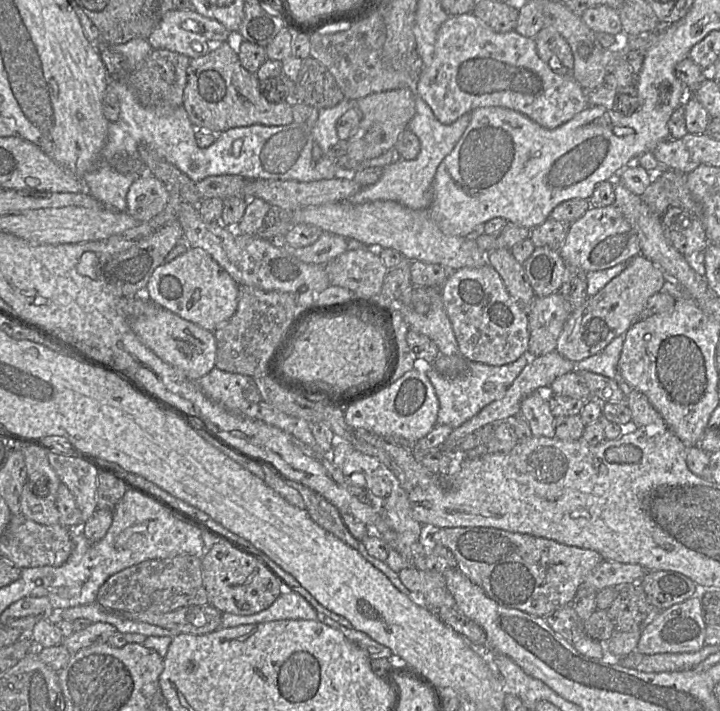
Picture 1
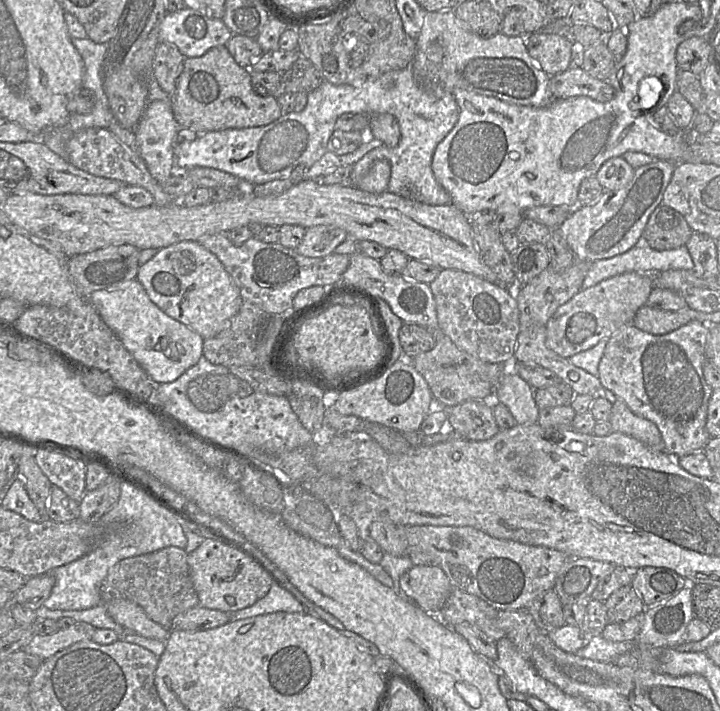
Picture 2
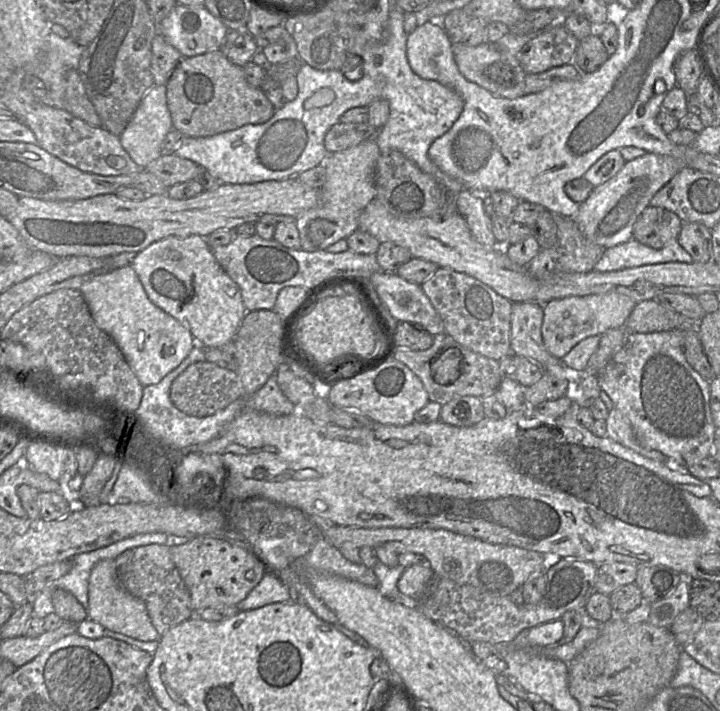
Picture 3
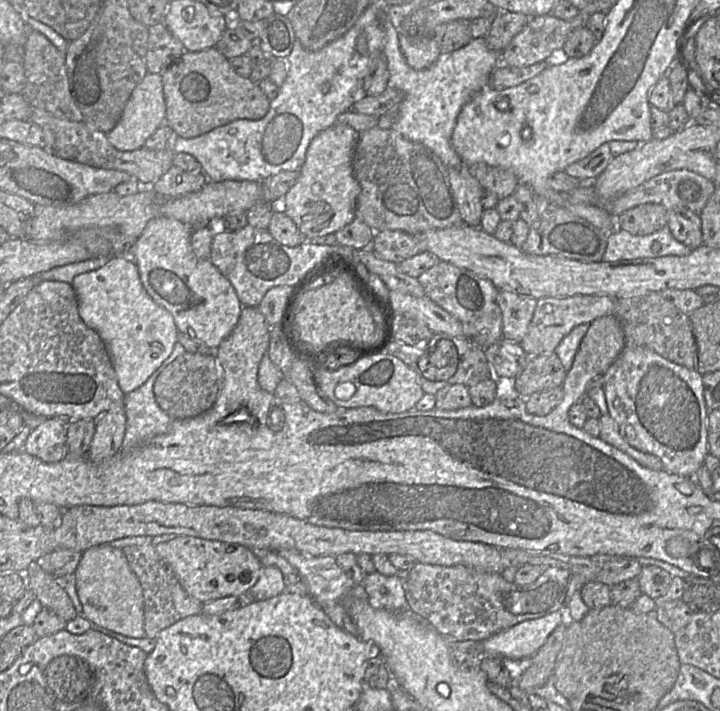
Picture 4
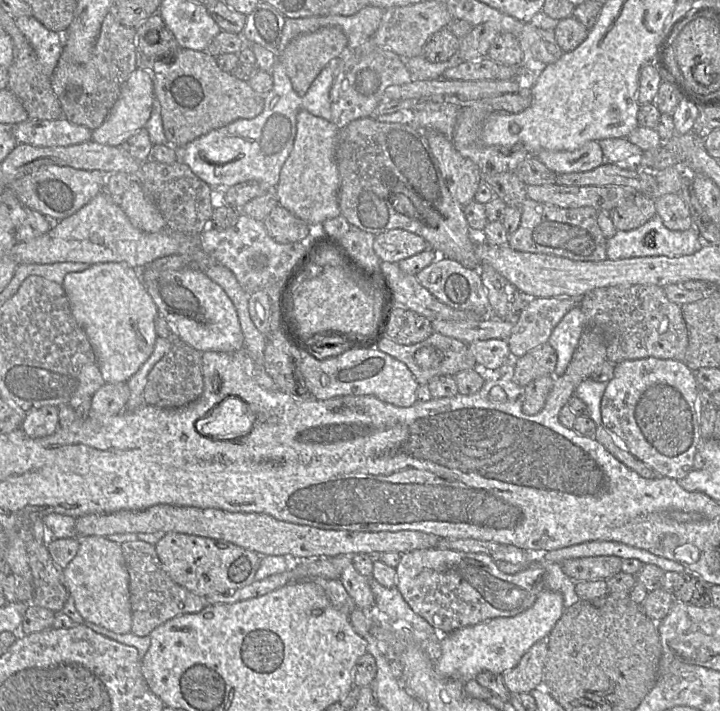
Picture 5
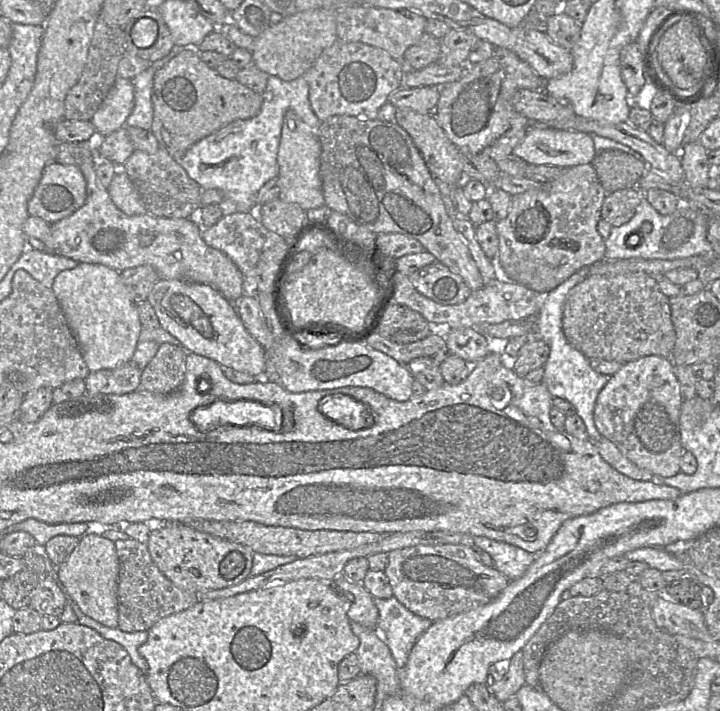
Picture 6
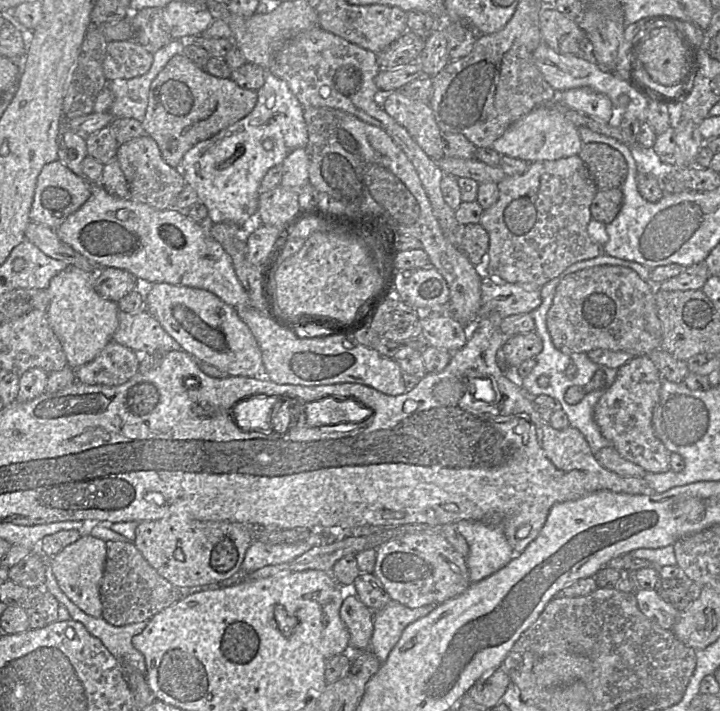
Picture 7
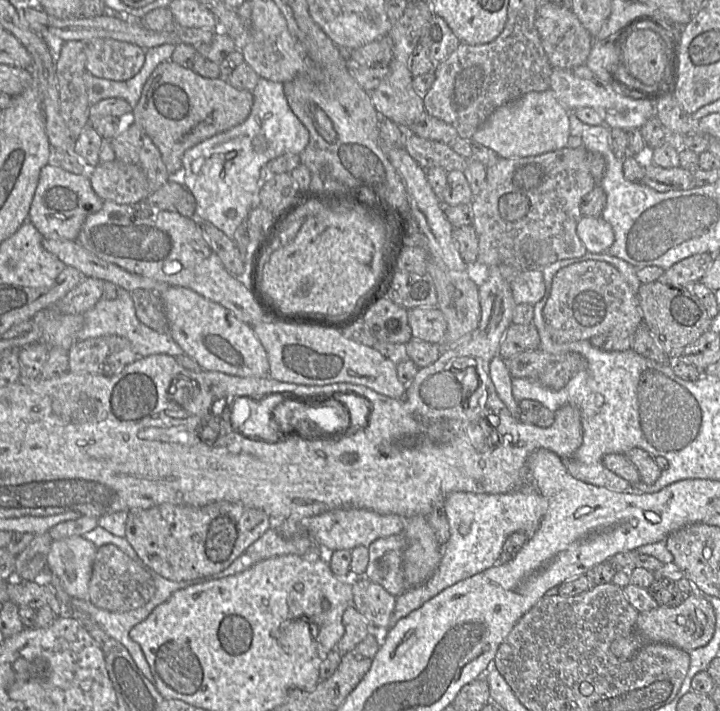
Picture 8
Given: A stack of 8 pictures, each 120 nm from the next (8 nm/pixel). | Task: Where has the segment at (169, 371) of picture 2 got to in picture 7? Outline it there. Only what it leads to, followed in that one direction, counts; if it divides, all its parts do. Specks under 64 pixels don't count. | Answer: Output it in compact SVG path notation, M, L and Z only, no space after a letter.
M68 266L51 279L48 287L51 299L46 311L48 323L62 345L68 366L73 369L92 361L112 340L119 325L117 303L102 298L94 290L94 275Z

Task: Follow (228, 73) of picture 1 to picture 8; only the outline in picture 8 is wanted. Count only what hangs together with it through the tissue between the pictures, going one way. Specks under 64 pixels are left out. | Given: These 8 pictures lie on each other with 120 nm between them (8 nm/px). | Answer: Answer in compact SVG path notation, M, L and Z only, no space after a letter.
M172 60L159 64L147 79L131 118L159 149L172 178L182 168L184 153L204 140L246 120L253 103L252 92L231 86L222 78L206 78Z

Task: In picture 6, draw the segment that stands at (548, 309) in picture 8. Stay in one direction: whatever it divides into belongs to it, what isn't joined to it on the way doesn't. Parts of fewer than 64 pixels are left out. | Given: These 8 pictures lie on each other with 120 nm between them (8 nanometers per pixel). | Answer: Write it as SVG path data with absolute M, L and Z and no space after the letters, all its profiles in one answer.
M645 273L589 275L570 290L563 308L562 328L567 341L588 359L619 363L649 355L670 358L676 341L669 297Z

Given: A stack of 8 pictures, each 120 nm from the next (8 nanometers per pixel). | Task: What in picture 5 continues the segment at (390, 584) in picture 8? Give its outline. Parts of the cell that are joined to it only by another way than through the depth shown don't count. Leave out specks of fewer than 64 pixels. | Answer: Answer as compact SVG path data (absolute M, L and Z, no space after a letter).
M439 548L403 553L395 570L396 587L406 603L445 635L493 618L513 617L529 609L543 590L545 572L543 566L531 566L516 574L505 574L487 554Z

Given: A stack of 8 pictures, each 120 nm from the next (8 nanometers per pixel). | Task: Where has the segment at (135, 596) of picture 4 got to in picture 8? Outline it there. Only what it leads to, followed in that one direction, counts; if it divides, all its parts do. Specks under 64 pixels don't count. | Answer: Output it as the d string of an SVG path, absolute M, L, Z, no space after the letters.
M82 536L52 541L48 572L59 578L71 598L90 601L89 582L97 549Z

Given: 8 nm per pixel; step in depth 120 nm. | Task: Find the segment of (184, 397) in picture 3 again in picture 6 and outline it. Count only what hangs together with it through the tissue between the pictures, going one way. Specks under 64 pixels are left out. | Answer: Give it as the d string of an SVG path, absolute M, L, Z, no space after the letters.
M160 344L153 359L141 372L139 390L162 395L176 391L185 377L187 353L183 347Z

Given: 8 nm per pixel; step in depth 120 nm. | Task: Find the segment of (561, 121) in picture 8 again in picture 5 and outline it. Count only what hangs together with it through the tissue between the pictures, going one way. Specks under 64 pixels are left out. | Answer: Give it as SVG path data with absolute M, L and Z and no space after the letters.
M590 140L574 151L541 150L536 157L556 174L587 172L606 162L596 140Z

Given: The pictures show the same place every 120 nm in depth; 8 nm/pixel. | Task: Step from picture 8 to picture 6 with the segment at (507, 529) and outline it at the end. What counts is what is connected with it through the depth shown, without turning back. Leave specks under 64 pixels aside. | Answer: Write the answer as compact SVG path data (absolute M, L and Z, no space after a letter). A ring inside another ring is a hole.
M483 536L472 537L474 547L488 553L493 559L493 568L503 573L509 580L521 577L535 560L536 555L520 547ZM395 596L374 598L374 603L379 611L374 629L389 647L397 667L402 669L415 643L429 629L432 621L412 613Z

